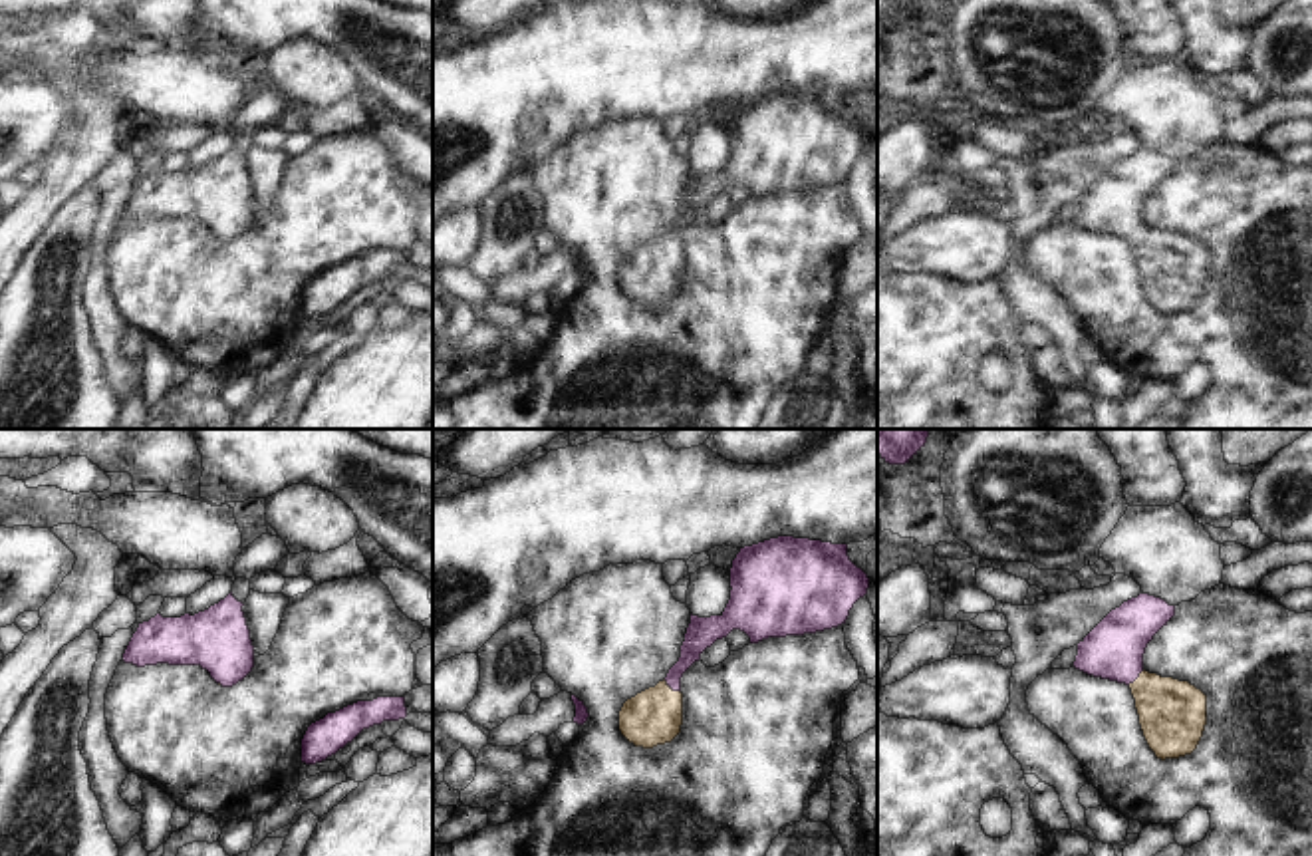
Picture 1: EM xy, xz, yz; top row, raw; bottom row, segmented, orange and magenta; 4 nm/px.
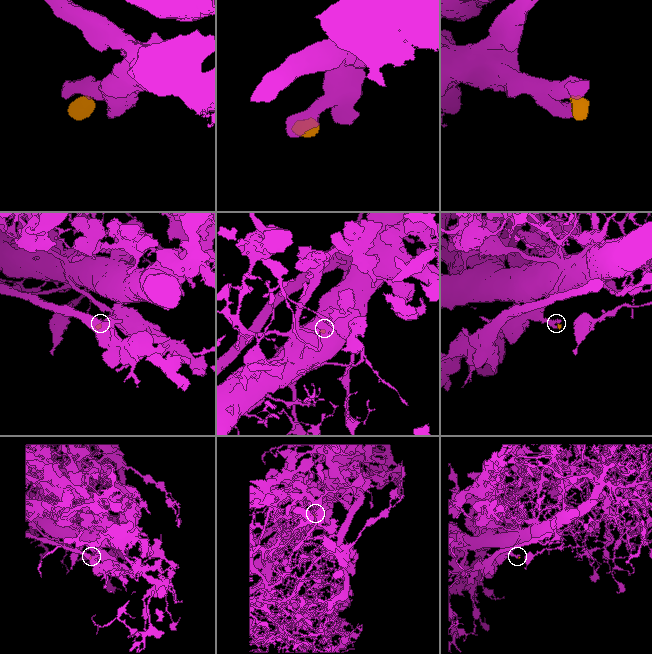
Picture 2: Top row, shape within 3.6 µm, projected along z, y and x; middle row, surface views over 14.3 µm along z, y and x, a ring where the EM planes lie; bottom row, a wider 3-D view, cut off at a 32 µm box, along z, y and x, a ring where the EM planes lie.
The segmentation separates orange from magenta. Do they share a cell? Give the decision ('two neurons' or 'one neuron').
one neuron

